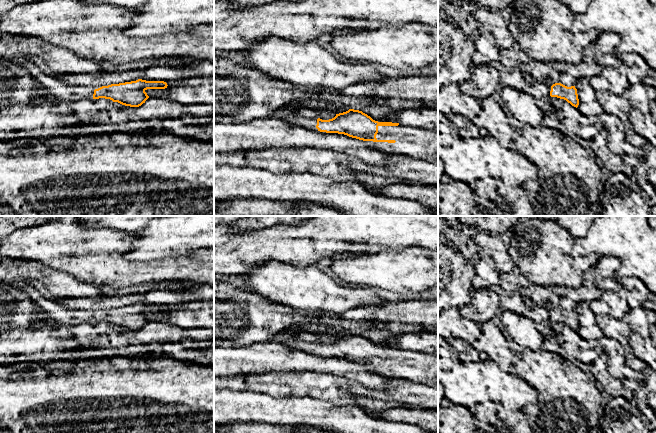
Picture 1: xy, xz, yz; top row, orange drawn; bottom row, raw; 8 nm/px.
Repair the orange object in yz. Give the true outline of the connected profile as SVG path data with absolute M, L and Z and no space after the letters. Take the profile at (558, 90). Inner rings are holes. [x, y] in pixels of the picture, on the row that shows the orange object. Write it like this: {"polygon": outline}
{"polygon": "M553 70L549 82L546 84L549 91L549 100L564 99L574 107L578 107L579 99L575 86L567 87L560 83L560 72Z"}

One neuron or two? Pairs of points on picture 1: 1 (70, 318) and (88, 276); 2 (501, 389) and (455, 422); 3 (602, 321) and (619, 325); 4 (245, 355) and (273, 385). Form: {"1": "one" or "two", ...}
{"1": "two", "2": "two", "3": "one", "4": "two"}

